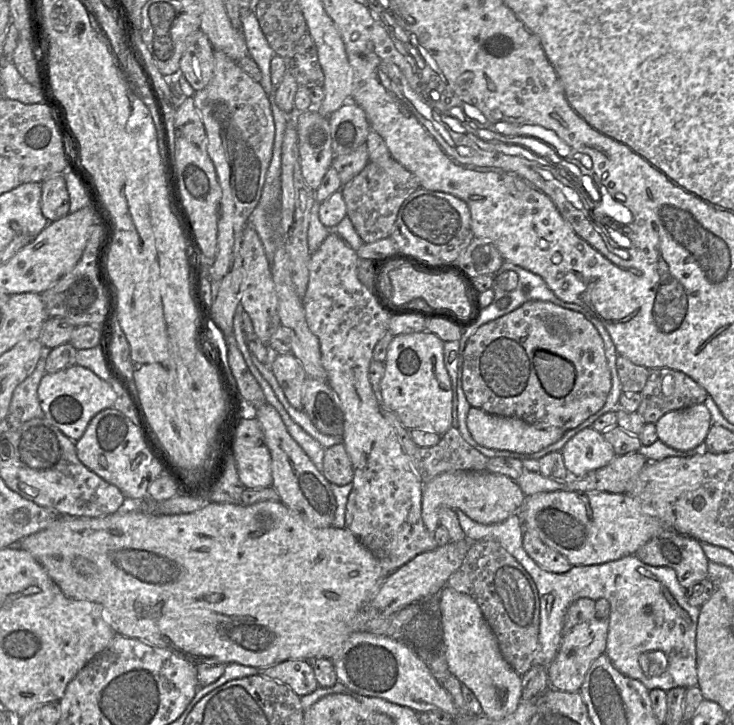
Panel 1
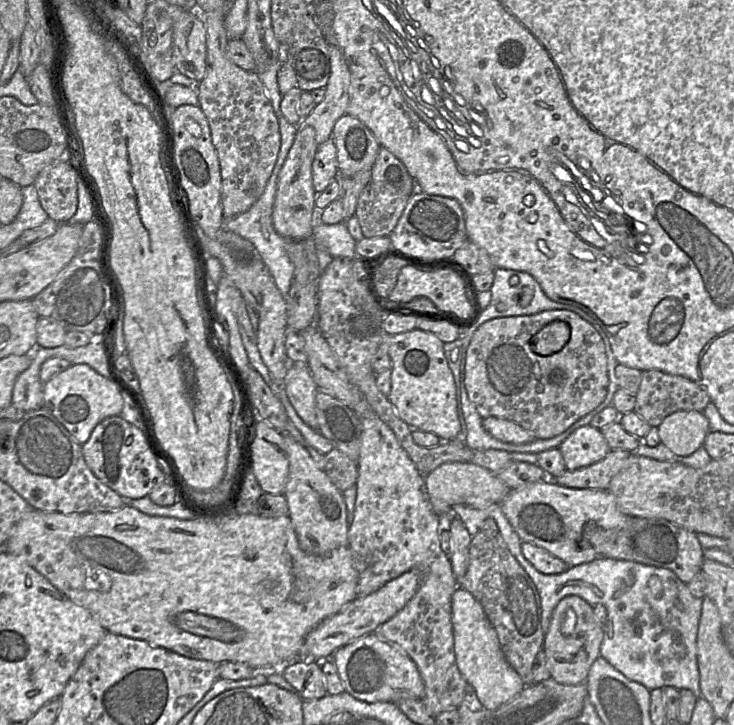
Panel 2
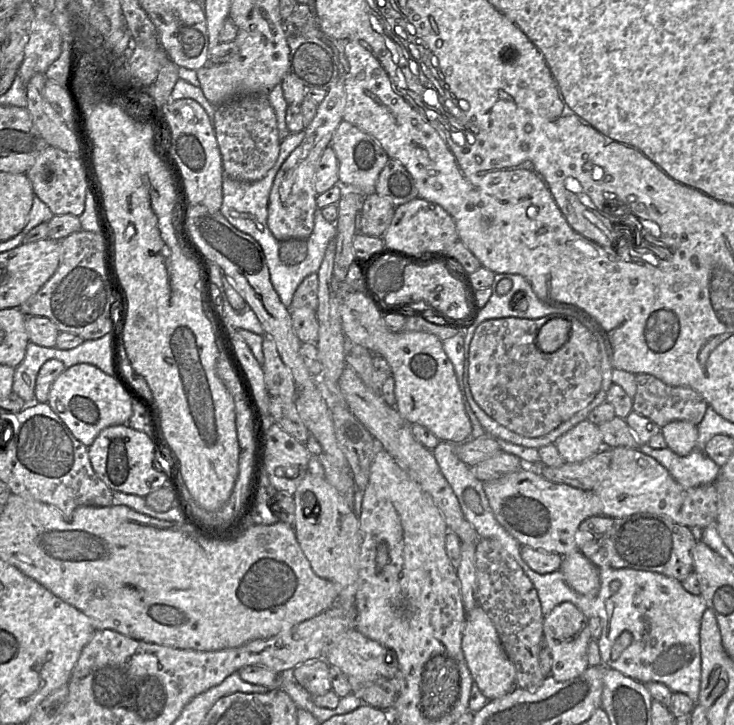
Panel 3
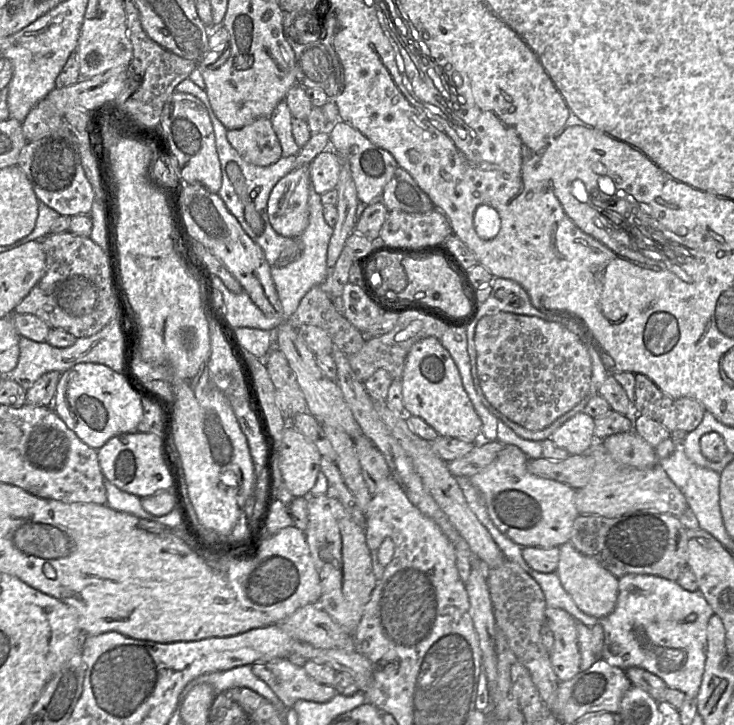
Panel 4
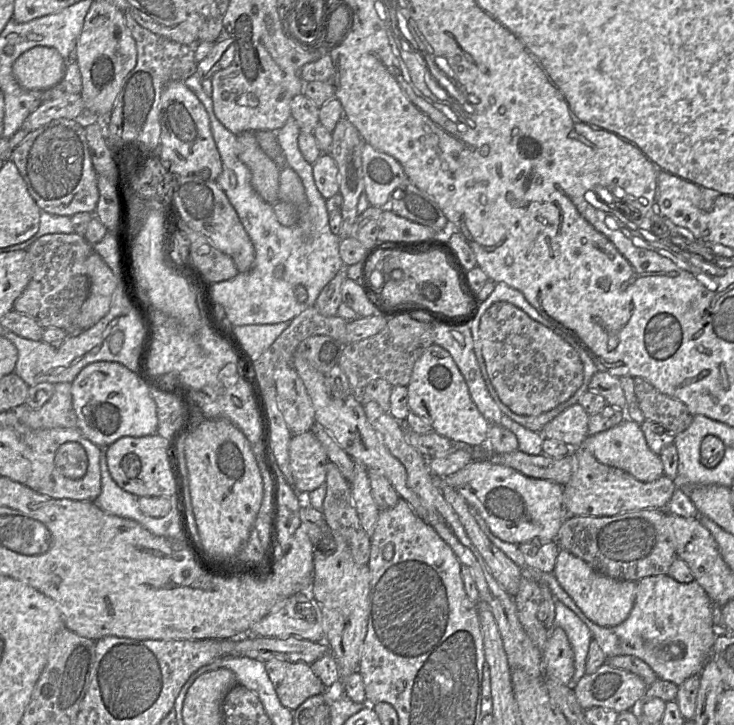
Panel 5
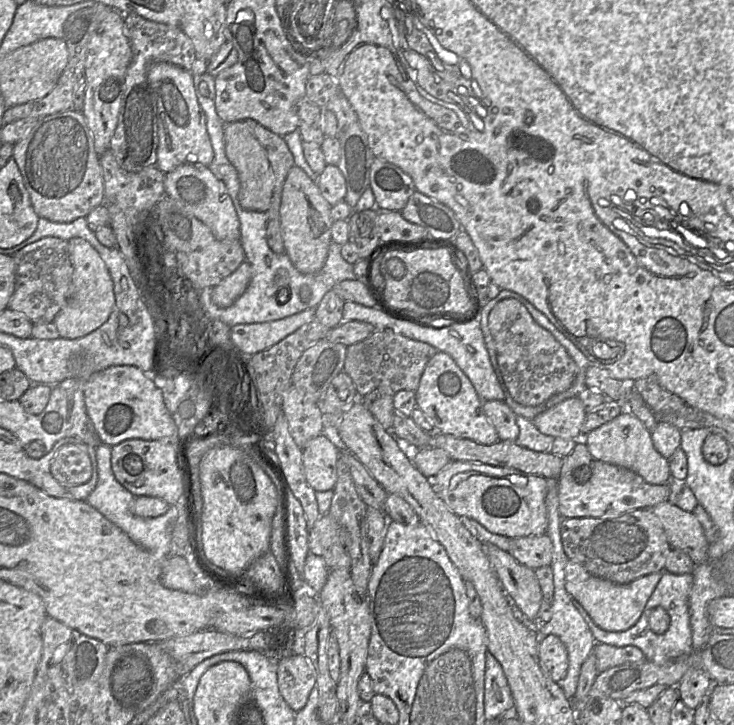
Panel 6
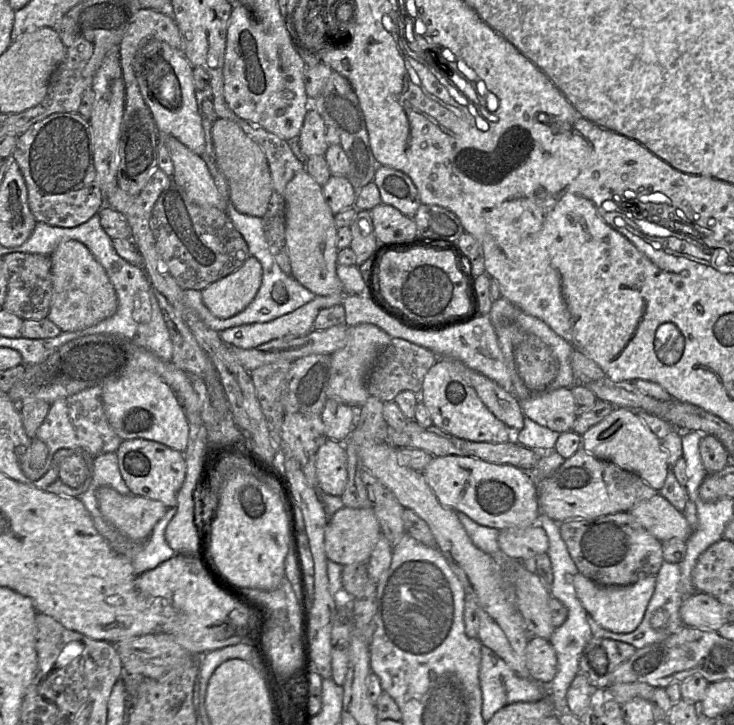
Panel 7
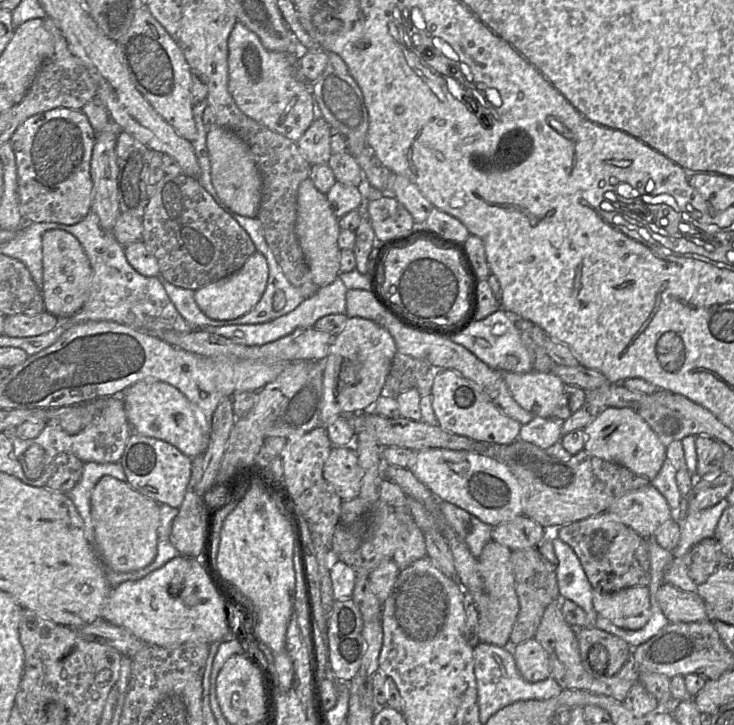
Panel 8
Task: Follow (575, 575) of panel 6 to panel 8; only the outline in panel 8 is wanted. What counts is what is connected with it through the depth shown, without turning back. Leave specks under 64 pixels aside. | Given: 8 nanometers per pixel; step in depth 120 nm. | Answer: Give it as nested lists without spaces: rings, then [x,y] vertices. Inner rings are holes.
[[[634,586],[612,593],[594,590],[592,603],[598,616],[626,630],[639,630],[651,615],[648,586]]]

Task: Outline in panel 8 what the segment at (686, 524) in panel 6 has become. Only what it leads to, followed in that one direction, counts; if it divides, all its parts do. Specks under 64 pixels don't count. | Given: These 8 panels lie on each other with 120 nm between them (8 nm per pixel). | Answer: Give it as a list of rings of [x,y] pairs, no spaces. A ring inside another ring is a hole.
[[[652,484],[625,493],[611,504],[608,513],[643,538],[654,537],[657,529],[675,514]]]

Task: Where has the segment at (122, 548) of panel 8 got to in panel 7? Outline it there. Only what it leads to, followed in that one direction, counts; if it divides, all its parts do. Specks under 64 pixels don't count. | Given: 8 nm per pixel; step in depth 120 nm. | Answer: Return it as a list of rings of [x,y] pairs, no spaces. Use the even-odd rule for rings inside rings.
[[[110,486],[99,487],[96,497],[104,519],[132,542],[146,540],[168,510],[160,501],[122,495]]]

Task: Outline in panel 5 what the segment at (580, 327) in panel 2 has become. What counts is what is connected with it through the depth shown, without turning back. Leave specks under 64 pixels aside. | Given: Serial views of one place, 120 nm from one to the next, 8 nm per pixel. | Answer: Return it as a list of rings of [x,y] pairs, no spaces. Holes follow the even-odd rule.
[[[495,302],[484,312],[479,337],[489,379],[501,402],[515,414],[537,416],[550,411],[572,397],[583,383],[583,363],[577,351],[559,335],[511,303]]]

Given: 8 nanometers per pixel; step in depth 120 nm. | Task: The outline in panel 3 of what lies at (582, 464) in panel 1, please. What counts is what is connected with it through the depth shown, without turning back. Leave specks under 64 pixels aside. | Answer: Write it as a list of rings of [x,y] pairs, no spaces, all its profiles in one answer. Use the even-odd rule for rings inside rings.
[[[588,419],[568,430],[554,444],[568,463],[584,461],[604,447],[598,426]]]

